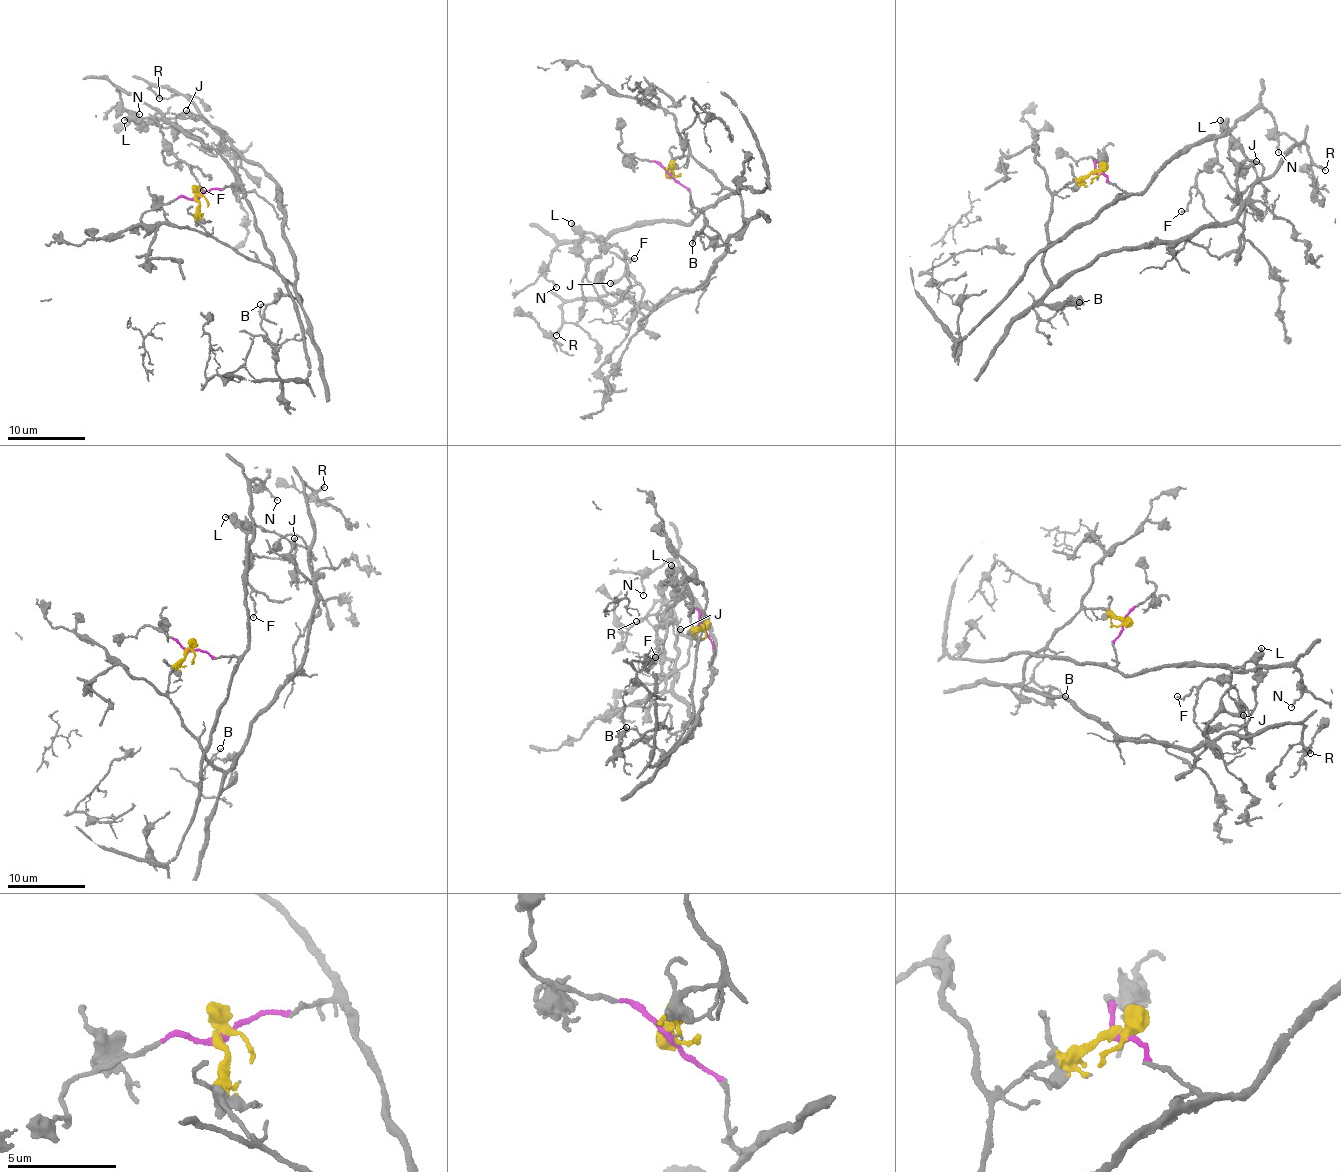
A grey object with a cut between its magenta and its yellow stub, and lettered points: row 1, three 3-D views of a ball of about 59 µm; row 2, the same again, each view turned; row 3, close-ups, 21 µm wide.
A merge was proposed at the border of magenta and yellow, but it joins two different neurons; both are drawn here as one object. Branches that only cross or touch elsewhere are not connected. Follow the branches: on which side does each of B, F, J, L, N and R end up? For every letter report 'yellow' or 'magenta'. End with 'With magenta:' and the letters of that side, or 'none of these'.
B: yellow
F: magenta
J: yellow
L: magenta
N: magenta
R: yellow
With magenta: F, L, N

